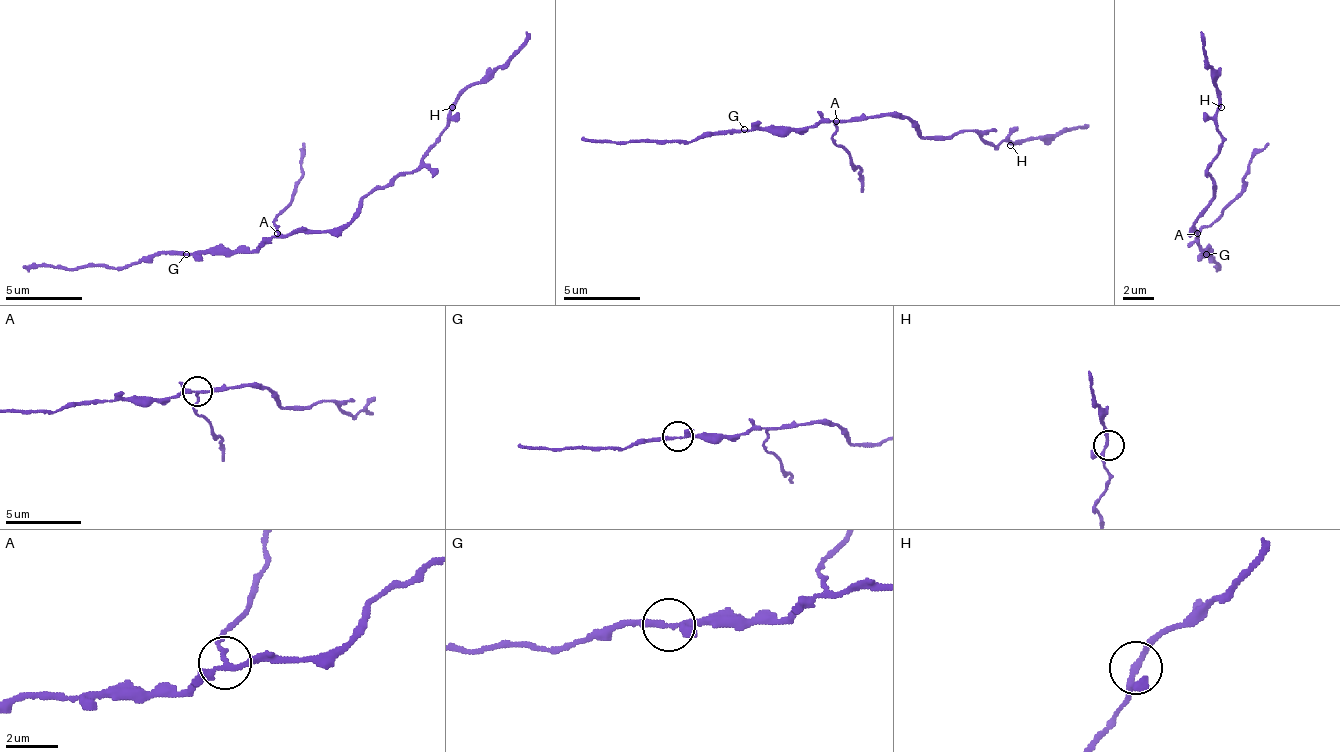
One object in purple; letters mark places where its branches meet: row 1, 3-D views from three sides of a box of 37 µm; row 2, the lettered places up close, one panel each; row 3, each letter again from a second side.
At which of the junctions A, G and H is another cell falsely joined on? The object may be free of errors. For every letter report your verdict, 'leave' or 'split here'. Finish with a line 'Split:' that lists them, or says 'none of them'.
A: split here
G: leave
H: leave
Split: A

